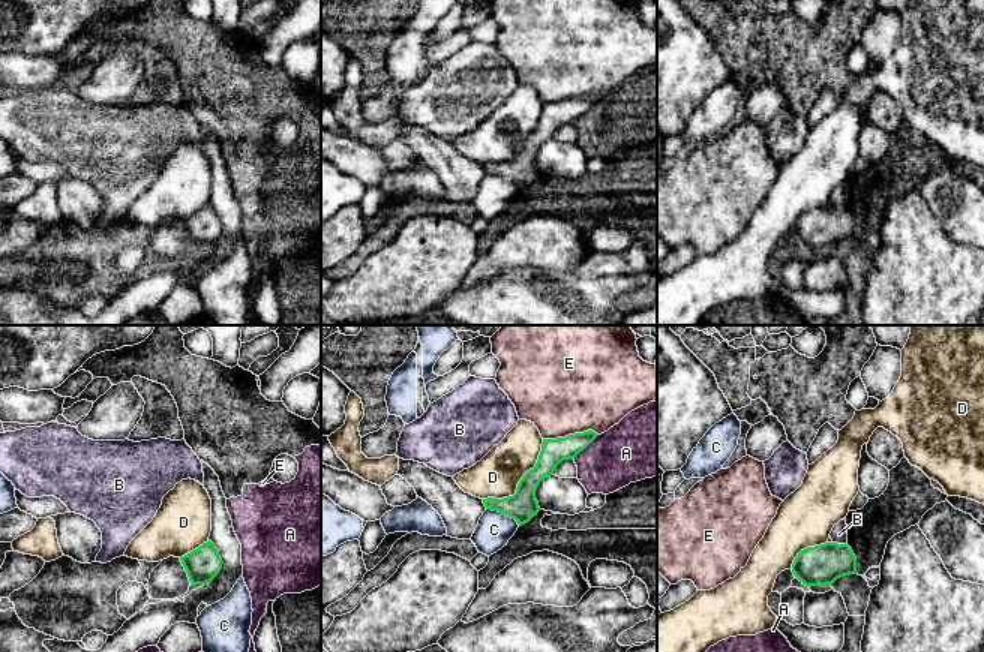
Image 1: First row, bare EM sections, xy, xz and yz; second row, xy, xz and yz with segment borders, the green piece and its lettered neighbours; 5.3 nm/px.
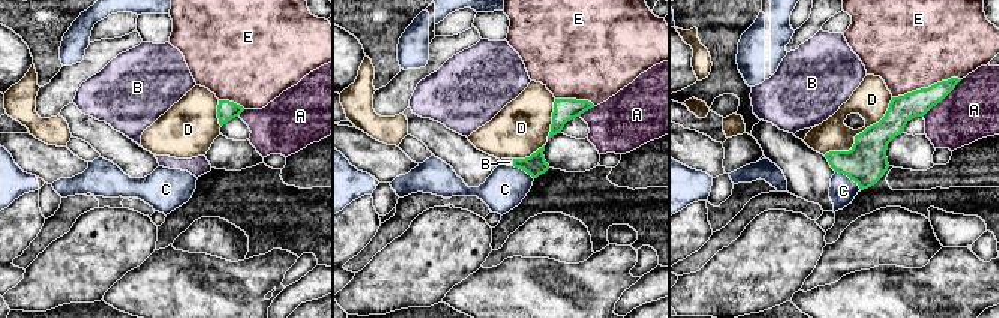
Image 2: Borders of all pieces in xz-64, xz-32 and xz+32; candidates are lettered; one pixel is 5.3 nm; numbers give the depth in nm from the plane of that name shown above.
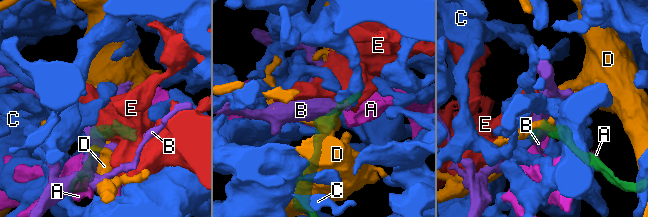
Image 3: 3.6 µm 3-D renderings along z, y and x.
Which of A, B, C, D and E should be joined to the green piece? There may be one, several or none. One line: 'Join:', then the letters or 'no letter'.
Join: no letter

